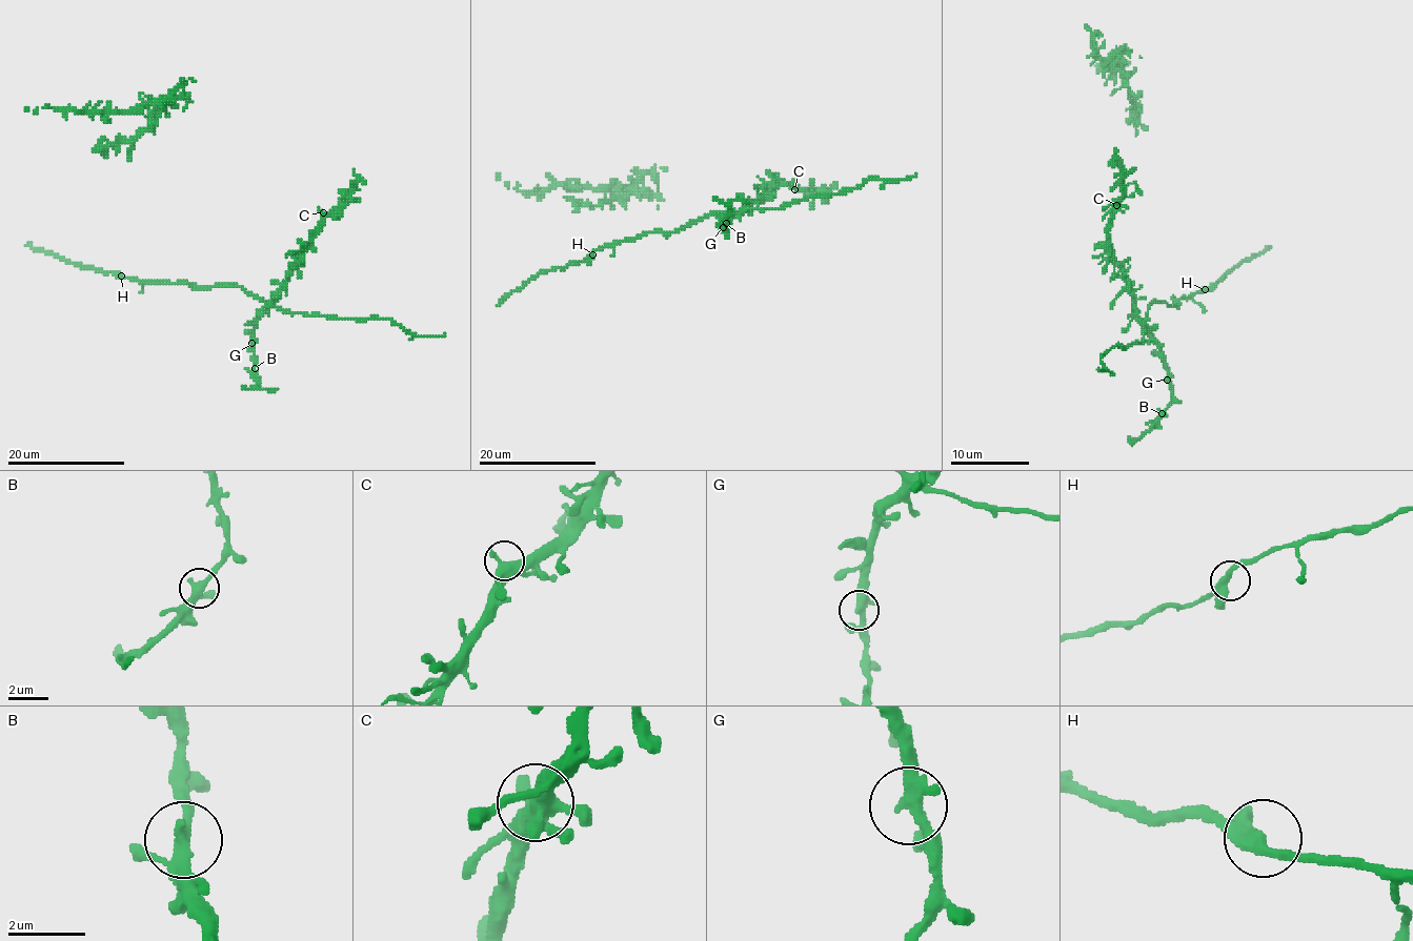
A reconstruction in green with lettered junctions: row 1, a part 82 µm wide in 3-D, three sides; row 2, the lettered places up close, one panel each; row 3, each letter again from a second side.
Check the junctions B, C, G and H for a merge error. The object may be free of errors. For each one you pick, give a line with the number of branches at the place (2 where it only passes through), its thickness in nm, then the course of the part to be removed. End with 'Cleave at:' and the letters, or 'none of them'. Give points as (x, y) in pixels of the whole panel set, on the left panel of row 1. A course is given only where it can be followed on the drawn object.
Cleave at: none of them

